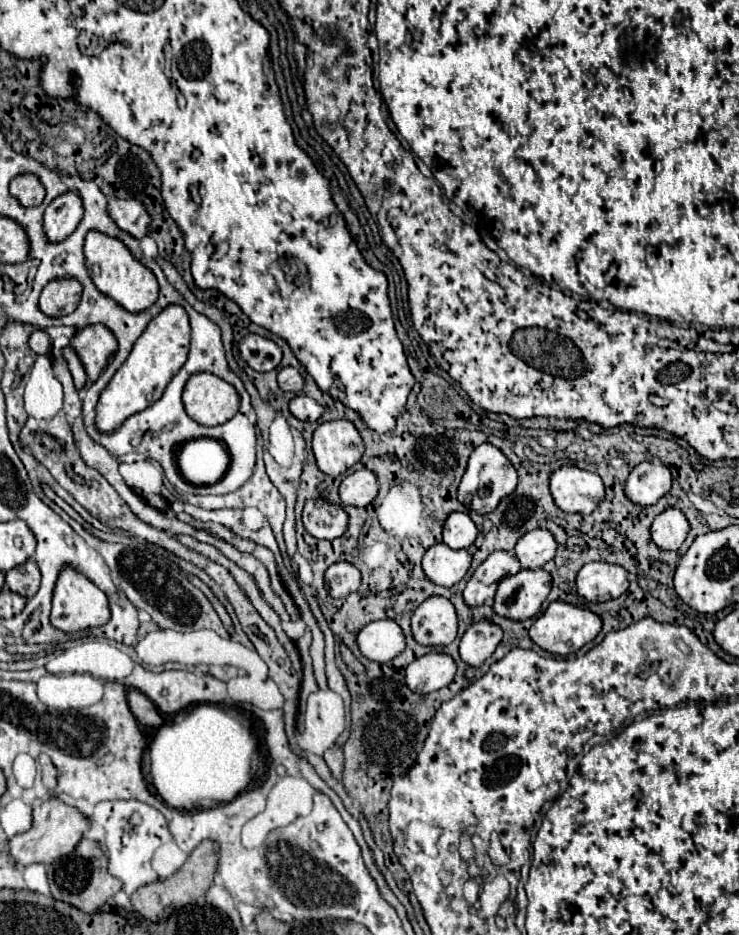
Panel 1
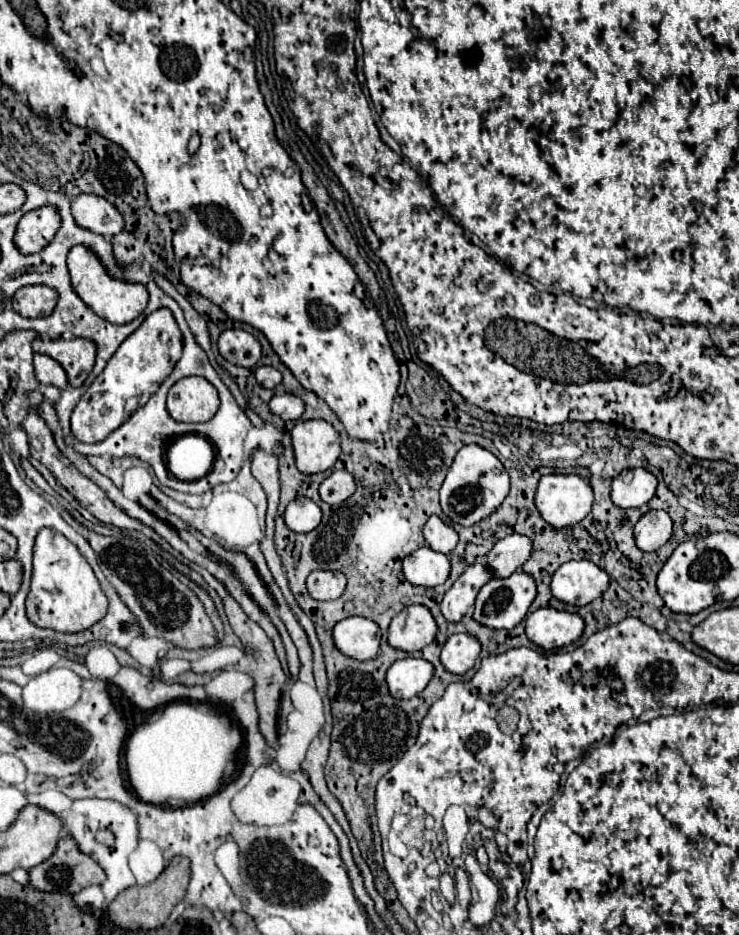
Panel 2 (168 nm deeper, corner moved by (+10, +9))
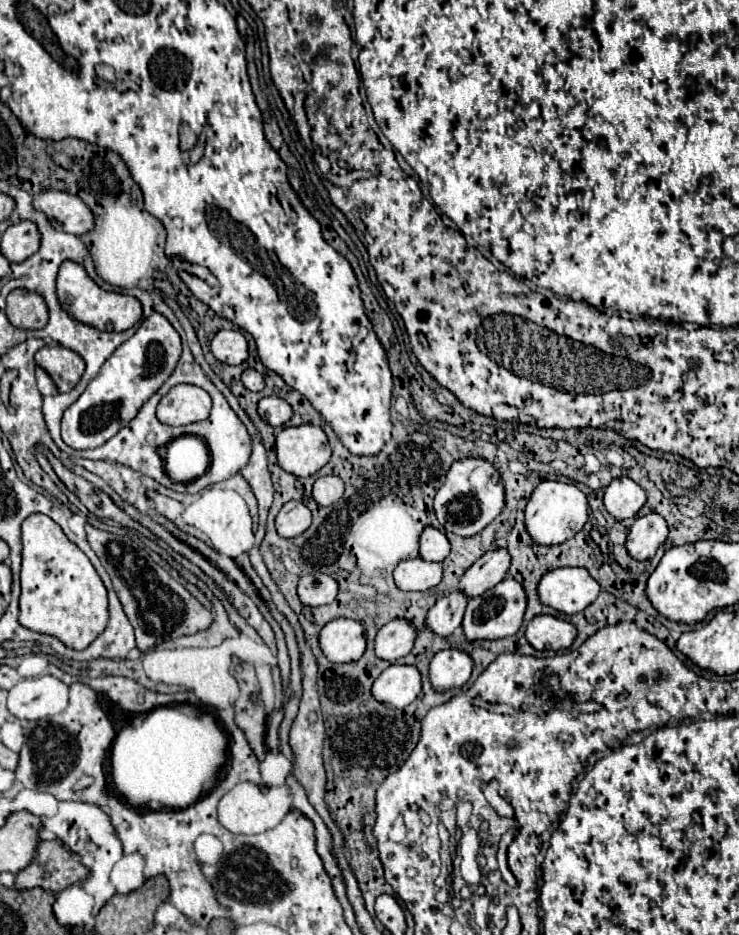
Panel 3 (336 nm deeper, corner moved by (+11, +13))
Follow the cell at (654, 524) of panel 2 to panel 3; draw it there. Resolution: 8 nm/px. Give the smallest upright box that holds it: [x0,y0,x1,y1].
[626,512,668,562]

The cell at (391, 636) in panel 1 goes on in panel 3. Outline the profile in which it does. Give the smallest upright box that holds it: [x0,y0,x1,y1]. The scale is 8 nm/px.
[318,618,366,664]

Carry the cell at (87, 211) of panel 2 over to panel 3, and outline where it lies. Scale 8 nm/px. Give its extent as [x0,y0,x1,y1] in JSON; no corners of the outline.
[32,190,94,236]

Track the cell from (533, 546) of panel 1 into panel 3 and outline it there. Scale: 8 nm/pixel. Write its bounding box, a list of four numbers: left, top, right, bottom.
[458,550,510,598]

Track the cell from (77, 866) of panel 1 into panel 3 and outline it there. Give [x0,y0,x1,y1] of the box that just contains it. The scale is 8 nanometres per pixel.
[14,840,88,892]

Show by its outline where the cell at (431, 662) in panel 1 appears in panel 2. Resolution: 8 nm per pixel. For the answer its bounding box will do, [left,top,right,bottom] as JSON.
[387,656,435,698]

